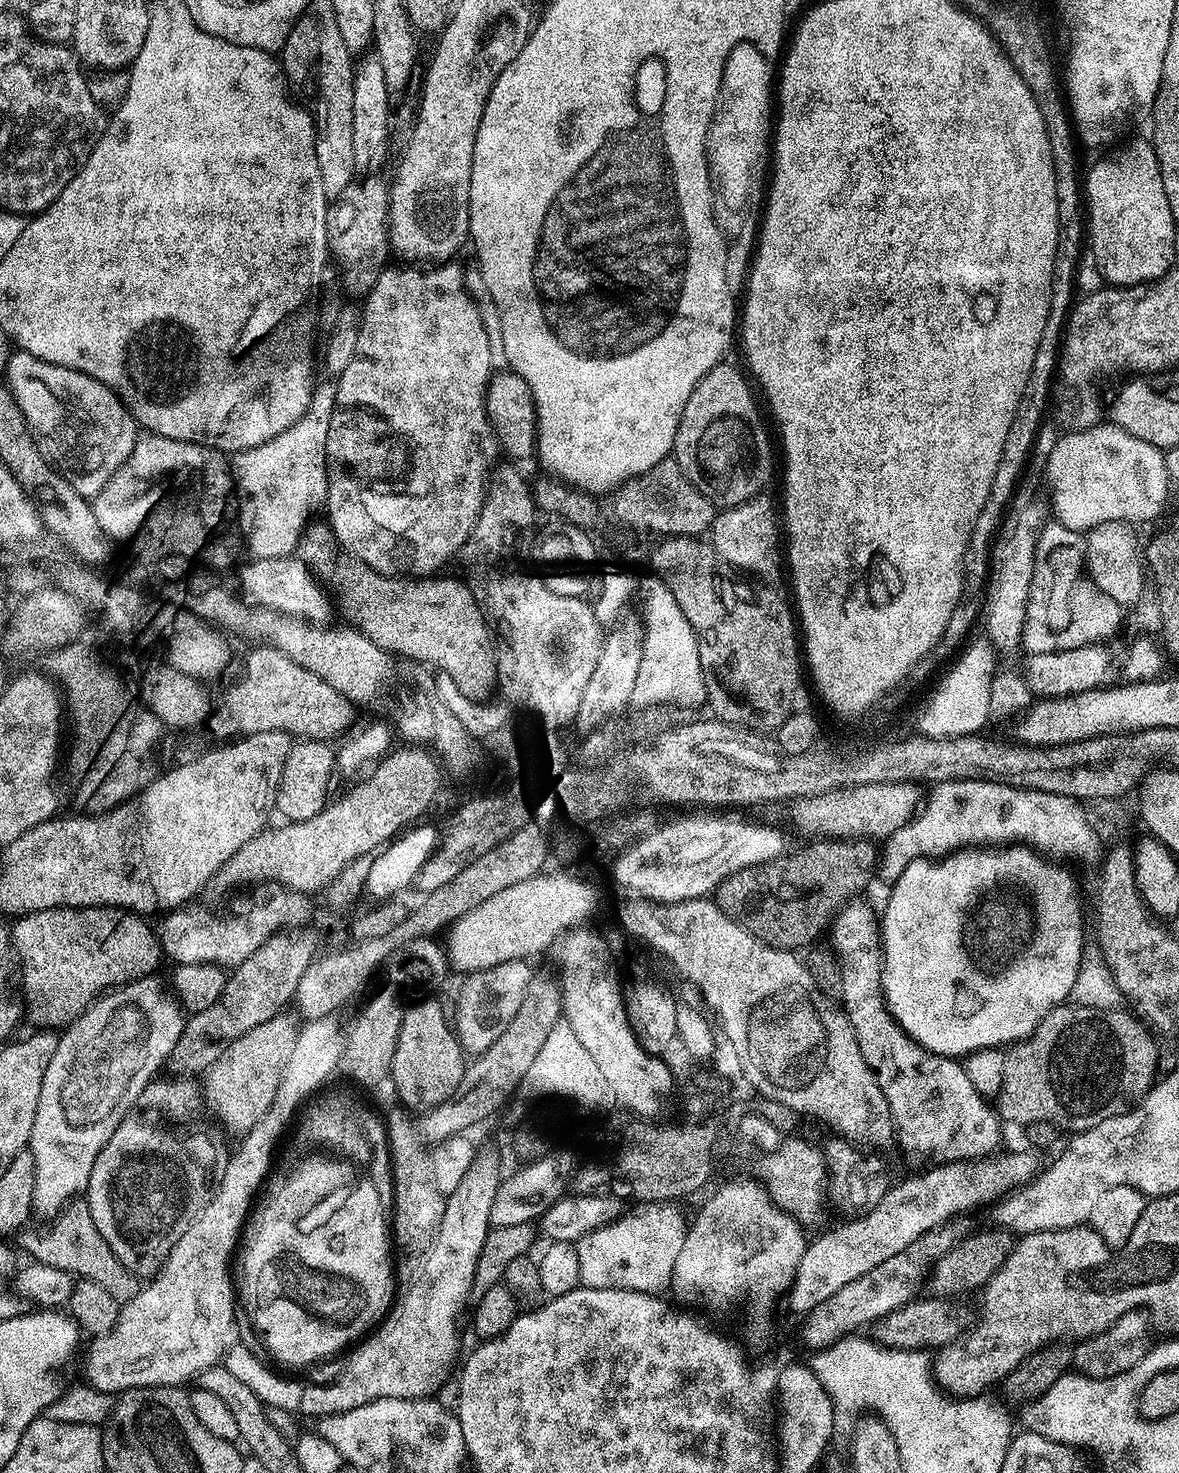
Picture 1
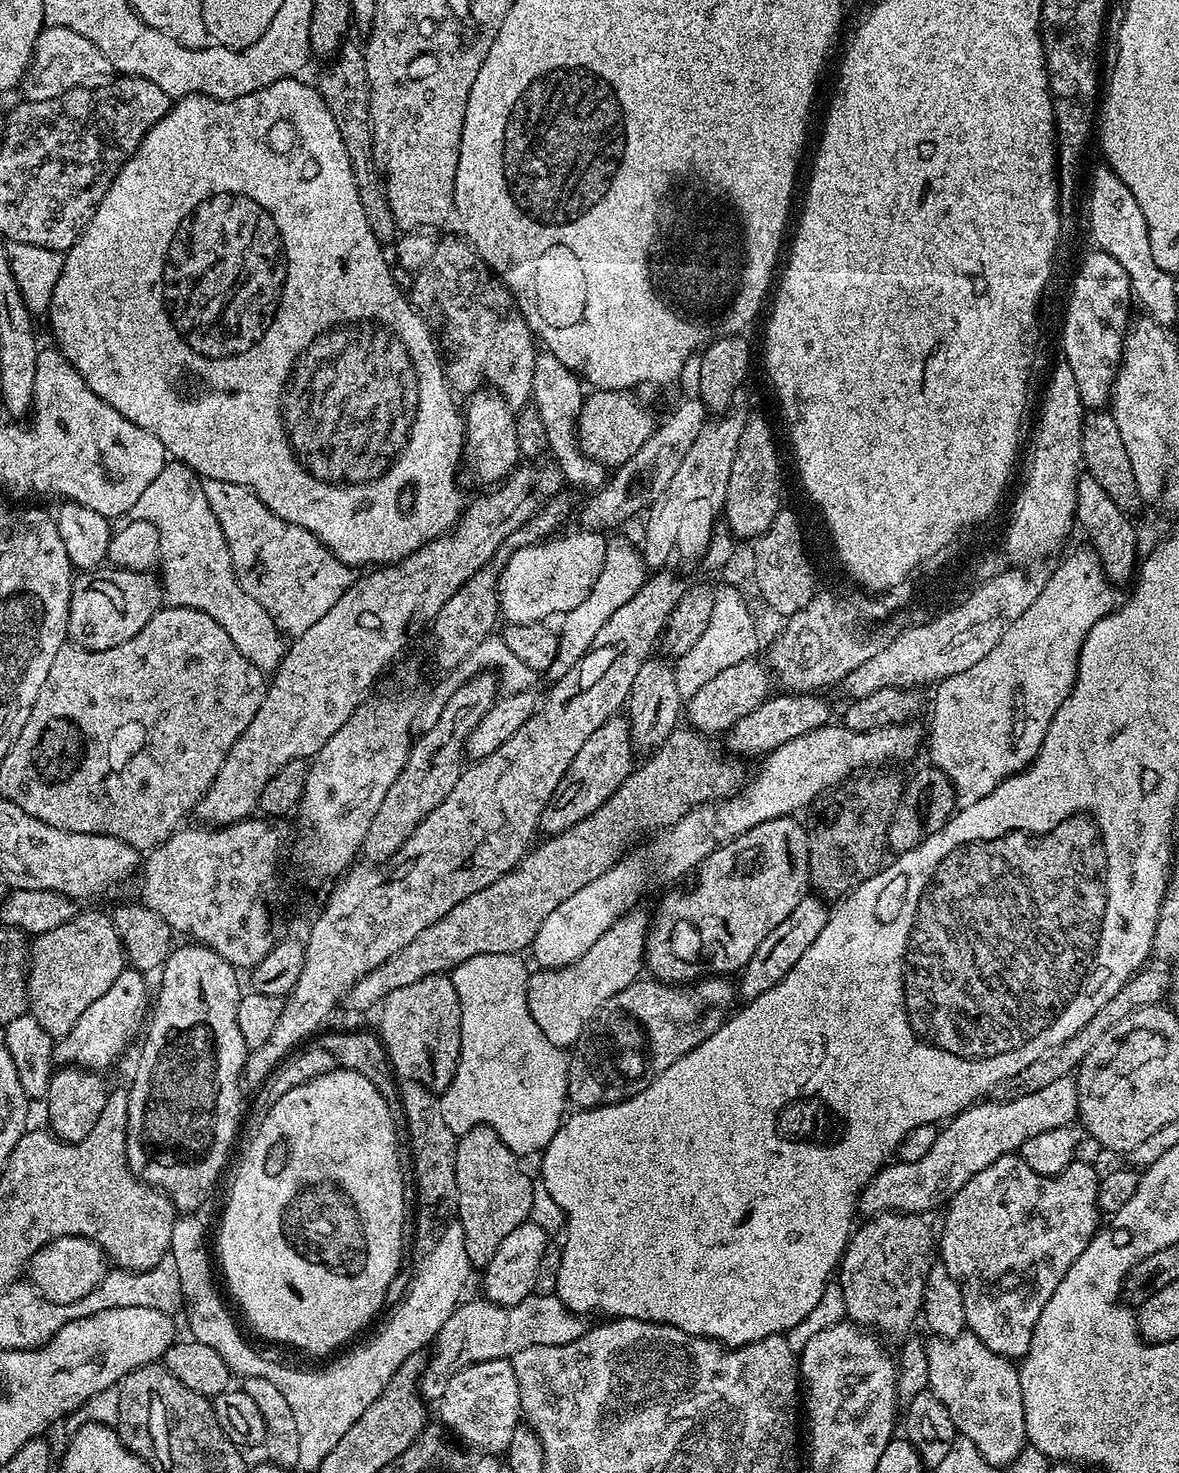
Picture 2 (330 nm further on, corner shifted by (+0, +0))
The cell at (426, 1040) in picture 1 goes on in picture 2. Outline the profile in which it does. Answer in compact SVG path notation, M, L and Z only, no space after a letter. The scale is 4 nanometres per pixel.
M439 972L418 978L411 986L394 990L379 1005L380 1028L378 1035L384 1043L388 1061L400 1080L418 1082L426 1090L441 1094L450 1086L458 1070L460 1026L458 992L451 975Z

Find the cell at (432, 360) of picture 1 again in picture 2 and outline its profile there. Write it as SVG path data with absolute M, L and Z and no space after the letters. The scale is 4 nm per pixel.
M441 239L430 262L415 273L410 291L412 307L428 321L438 341L453 393L476 392L485 383L484 375L488 375L500 397L514 410L520 410L532 400L538 341L506 285L467 239L459 239Z

